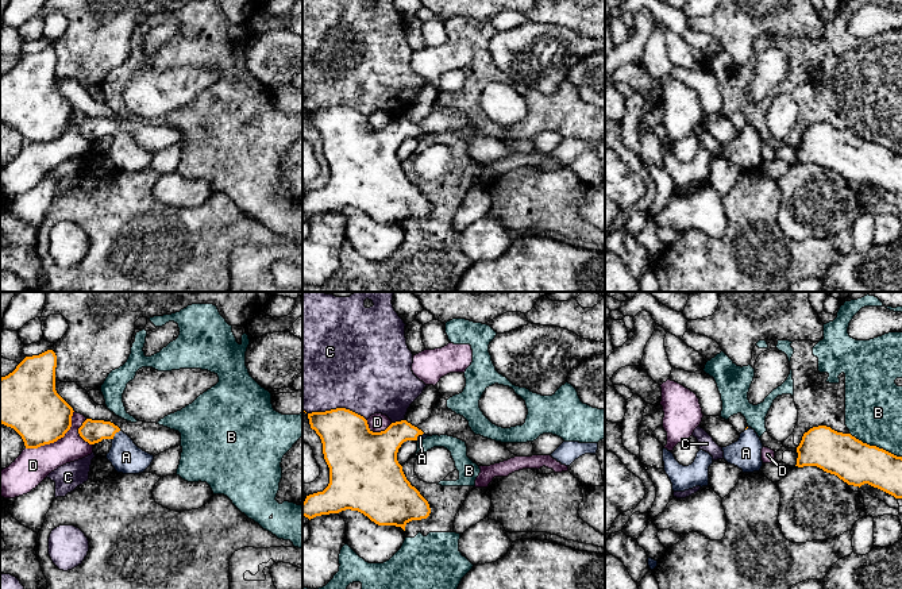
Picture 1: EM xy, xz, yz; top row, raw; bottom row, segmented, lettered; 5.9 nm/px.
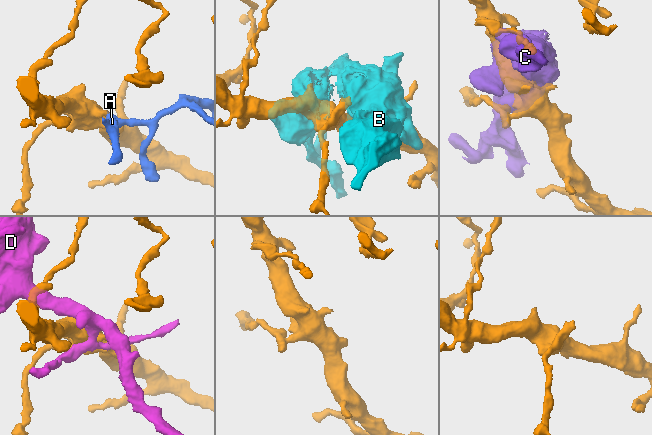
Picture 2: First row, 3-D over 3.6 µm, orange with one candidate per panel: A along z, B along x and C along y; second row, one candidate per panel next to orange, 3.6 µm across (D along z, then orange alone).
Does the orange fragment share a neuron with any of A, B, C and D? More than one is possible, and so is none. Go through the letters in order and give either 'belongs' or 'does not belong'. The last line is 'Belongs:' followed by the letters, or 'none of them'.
A: belongs
B: does not belong
C: does not belong
D: does not belong
Belongs: A

